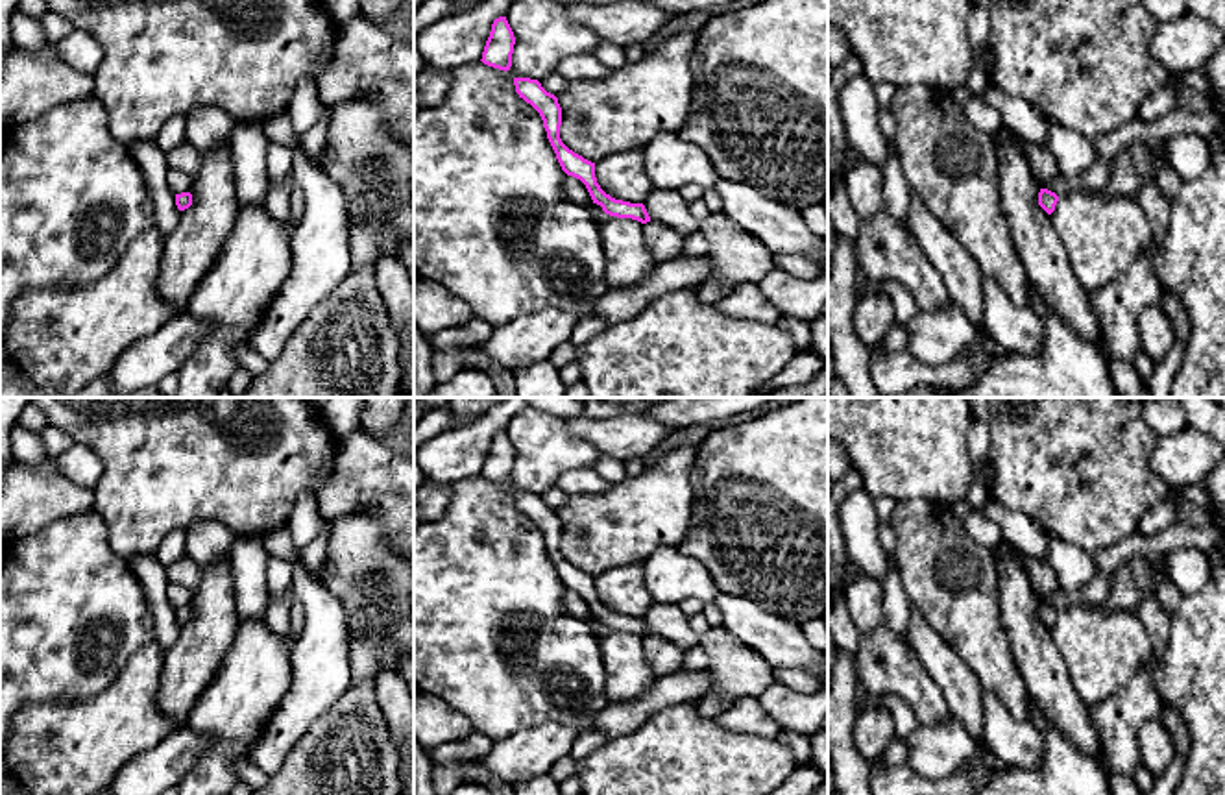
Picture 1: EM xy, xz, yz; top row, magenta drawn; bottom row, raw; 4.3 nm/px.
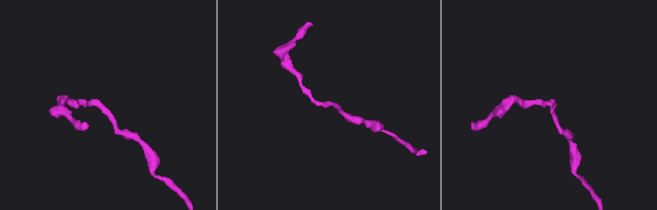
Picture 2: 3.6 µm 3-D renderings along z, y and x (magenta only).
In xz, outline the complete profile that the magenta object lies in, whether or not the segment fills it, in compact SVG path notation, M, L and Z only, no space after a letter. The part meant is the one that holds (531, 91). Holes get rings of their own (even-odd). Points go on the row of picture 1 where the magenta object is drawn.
M514 78L514 85L519 98L523 98L540 113L543 128L547 131L547 139L556 153L562 170L586 185L593 203L600 205L602 211L610 216L632 218L641 222L647 250L656 263L663 263L682 255L682 233L671 229L665 224L652 222L643 203L623 202L606 194L597 183L595 163L575 153L562 142L562 107L558 104L558 98L547 92L538 80Z

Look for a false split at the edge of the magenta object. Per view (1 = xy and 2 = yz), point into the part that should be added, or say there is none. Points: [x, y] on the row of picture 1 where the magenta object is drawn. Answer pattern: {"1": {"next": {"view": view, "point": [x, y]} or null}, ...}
{"1": {"next": null}, "2": {"next": null}}

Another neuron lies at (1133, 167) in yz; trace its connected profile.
M1134 144L1110 159L1110 179L1098 190L1101 196L1134 200L1146 183L1155 183L1155 168L1168 165L1158 146Z

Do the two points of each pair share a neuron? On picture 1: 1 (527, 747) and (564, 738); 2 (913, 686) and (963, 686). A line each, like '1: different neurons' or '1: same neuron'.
1: same neuron
2: different neurons

